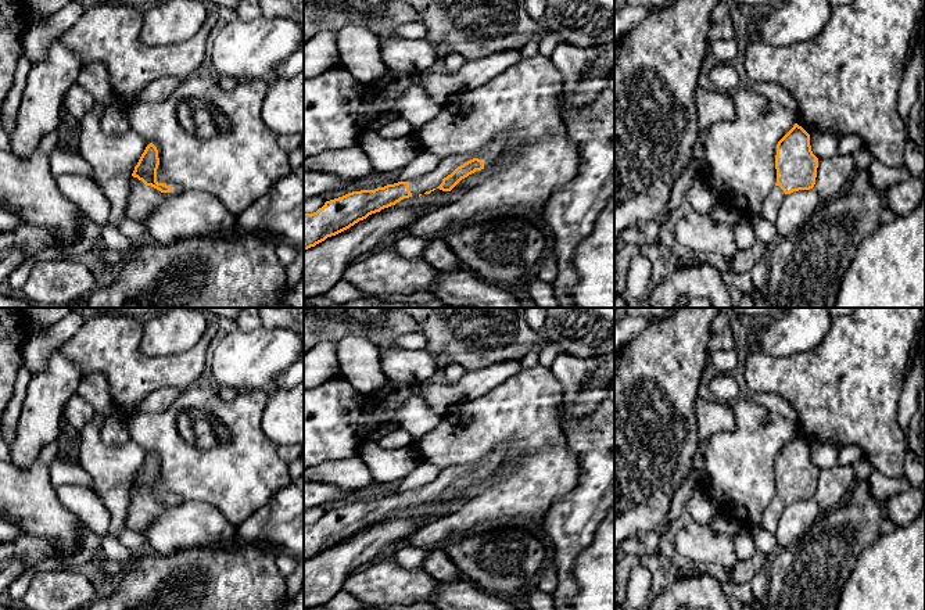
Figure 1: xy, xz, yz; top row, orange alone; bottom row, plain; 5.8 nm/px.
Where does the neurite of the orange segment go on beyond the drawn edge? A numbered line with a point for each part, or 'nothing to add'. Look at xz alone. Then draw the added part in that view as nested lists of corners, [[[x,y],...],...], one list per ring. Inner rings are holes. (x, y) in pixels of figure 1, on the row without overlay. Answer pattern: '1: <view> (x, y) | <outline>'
1: xz (433, 490) | [[[501,445],[484,460],[476,464],[458,464],[441,469],[440,474],[433,481],[408,492],[412,506],[419,506],[433,499],[437,499],[442,494],[444,488],[451,485],[458,477],[473,469],[484,470],[487,467],[498,466],[503,459],[503,453],[505,445]]]

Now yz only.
1: yz (771, 516) | [[[775,496],[771,500],[770,506],[766,509],[760,521],[760,527],[770,532],[775,532],[785,506],[786,505],[784,503],[784,500],[779,496]]]

